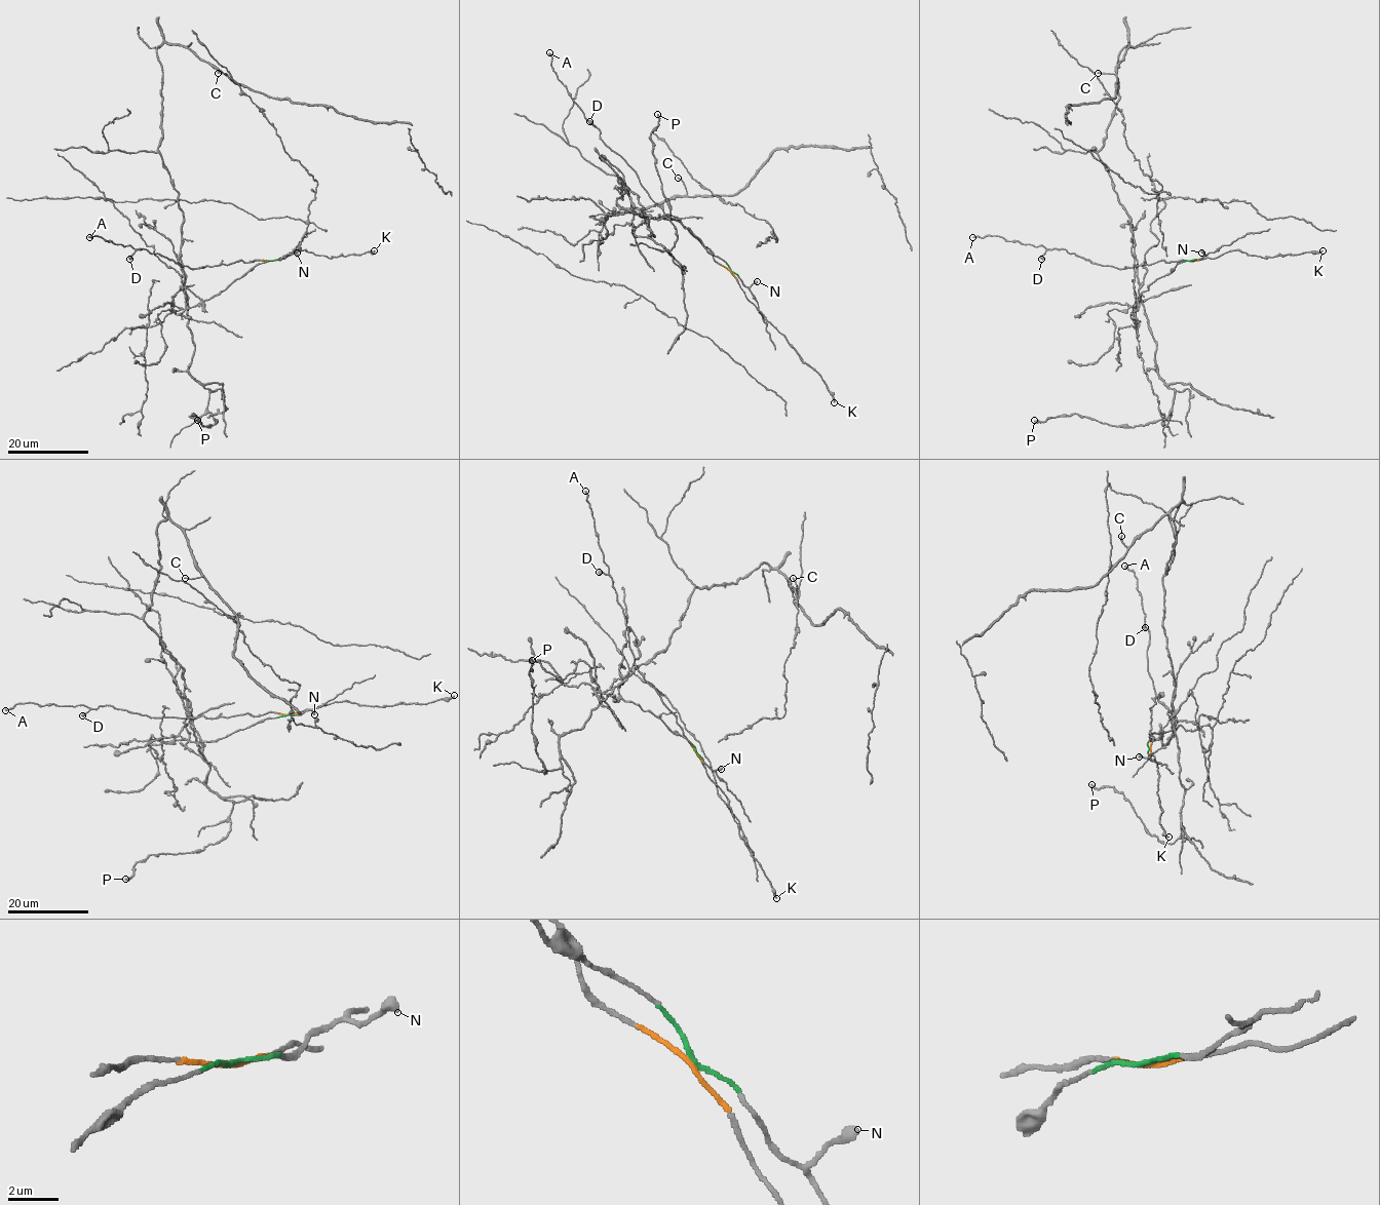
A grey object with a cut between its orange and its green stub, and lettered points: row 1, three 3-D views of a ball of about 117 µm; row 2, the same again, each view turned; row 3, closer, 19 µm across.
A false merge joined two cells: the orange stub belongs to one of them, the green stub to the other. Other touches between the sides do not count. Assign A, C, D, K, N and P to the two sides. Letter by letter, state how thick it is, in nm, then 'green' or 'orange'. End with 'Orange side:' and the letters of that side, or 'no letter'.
A: 240 nm | orange
C: 160 nm | green
D: 500 nm | orange
K: 200 nm | orange
N: 400 nm | green
P: 400 nm | green
Orange side: A, D, K

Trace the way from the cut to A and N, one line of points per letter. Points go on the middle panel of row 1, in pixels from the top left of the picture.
A: (730, 271), (676, 217), (666, 215), (636, 171), (604, 143), (558, 78), (549, 52)
N: (730, 270), (748, 287), (757, 281)

